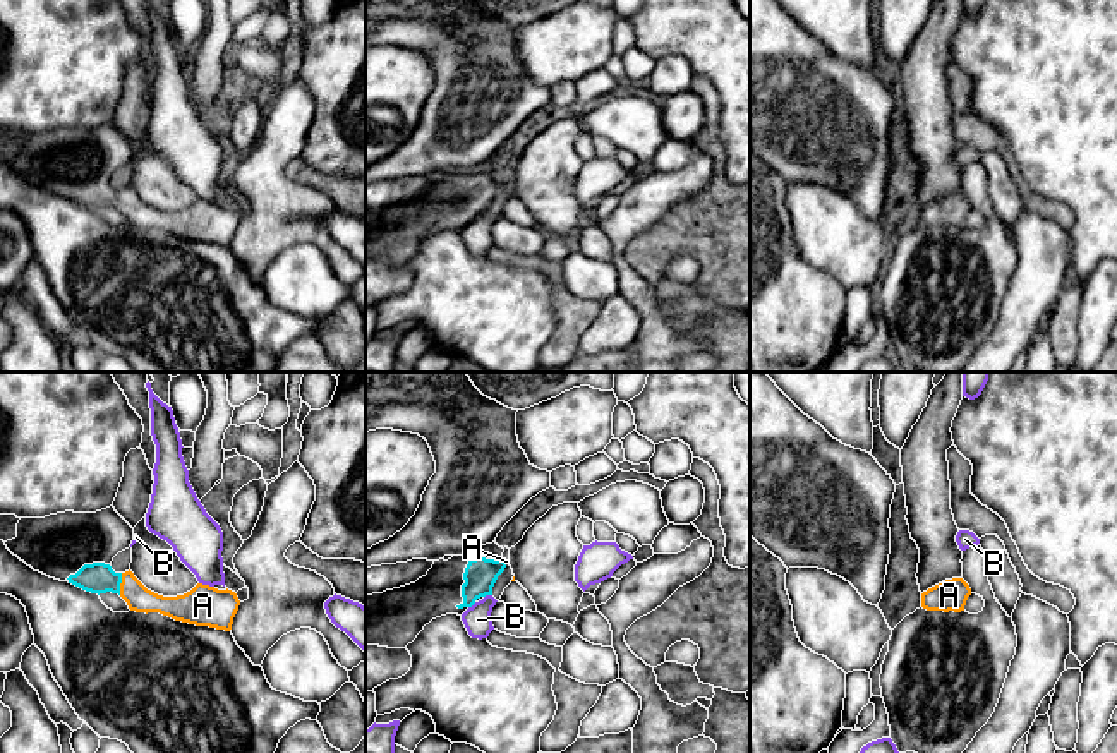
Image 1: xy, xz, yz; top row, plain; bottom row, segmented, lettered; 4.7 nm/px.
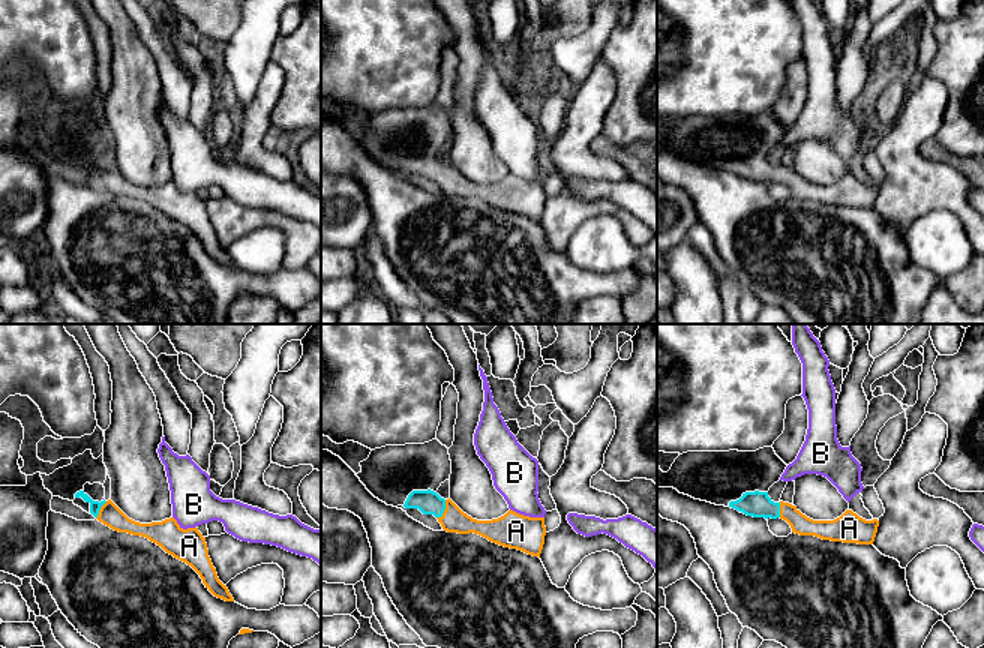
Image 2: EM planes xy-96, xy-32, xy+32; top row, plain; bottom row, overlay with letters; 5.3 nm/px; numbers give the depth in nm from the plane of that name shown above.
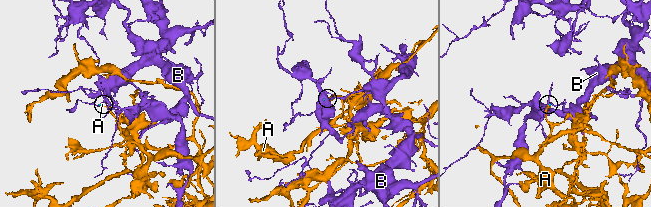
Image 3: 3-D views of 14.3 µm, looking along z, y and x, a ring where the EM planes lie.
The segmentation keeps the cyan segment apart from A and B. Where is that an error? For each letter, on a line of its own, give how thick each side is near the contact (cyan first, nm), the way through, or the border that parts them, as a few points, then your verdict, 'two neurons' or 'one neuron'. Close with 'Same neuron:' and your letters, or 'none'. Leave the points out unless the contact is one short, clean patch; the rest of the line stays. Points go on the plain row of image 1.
A: 140 nm thick on the cyan side, 120 nm on the other; runs through xy (98, 194), (120, 198), (138, 213); one neuron
B: 150 nm thick on the cyan side, 130 nm on the other; border along xz (491, 210), (484, 213); two neurons
Same neuron: A

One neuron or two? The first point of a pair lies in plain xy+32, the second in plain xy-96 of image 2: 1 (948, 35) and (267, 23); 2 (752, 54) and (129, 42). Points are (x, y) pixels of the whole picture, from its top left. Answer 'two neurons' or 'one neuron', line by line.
1: two neurons
2: two neurons

